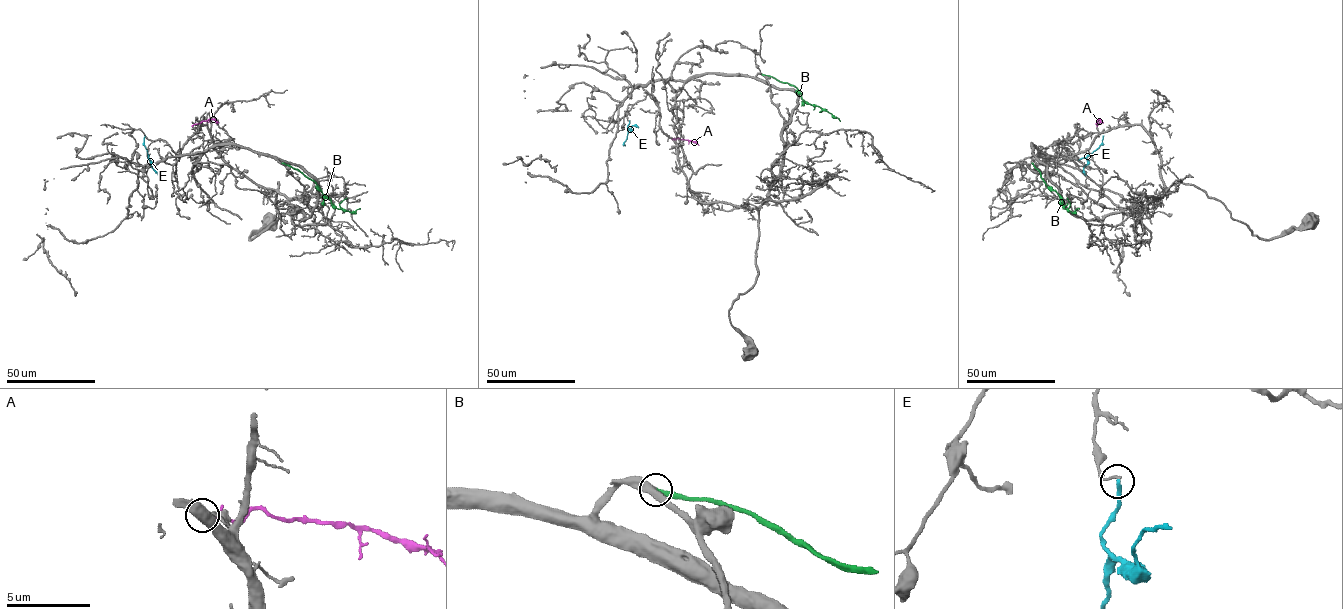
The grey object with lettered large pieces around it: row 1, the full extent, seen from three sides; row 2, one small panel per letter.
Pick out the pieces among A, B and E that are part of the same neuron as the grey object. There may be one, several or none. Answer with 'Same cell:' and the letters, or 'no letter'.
Same cell: A, B

